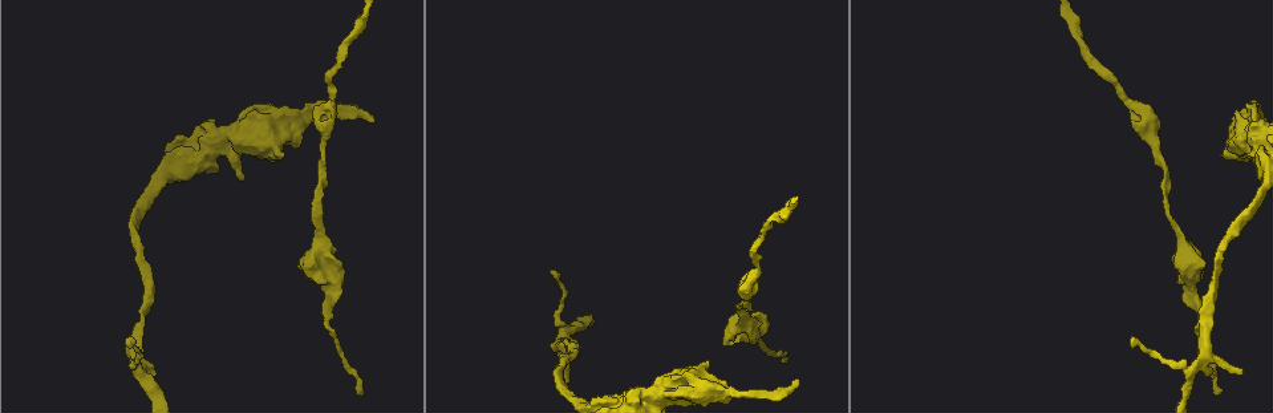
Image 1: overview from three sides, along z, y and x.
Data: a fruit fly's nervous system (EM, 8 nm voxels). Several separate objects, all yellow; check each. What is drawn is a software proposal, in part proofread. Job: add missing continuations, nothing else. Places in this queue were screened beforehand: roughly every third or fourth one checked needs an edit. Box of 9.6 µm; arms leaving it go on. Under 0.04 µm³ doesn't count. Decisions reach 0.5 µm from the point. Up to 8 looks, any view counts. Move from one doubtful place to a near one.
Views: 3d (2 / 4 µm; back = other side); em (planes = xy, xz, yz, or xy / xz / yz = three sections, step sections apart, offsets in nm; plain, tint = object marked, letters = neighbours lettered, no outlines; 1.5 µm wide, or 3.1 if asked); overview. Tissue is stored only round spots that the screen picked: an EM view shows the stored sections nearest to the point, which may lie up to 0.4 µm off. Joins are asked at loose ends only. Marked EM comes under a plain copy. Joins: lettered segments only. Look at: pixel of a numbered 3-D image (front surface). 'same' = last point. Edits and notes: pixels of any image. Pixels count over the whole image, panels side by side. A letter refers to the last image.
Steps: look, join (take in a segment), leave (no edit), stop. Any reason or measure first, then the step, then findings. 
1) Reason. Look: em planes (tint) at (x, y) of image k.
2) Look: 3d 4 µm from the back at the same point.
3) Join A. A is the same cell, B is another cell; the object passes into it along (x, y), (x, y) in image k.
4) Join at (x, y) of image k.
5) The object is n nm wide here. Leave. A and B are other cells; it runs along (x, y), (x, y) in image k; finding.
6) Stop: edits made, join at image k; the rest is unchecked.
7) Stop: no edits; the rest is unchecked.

An open end. Look: 3d 4 µm from the back at (1246, 102) of image 1.

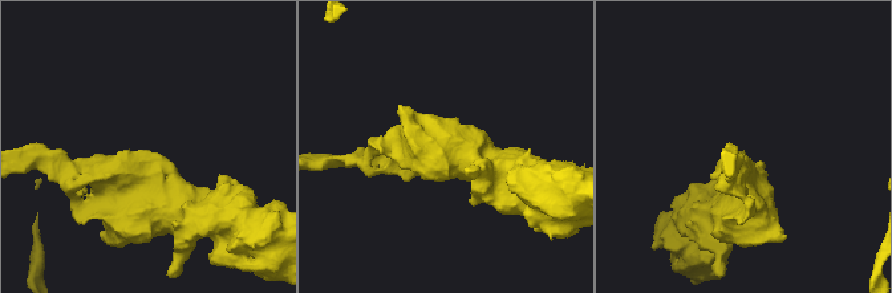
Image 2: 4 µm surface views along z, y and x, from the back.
Look: em xz step 4 (tint) at (741, 153) of image 2.

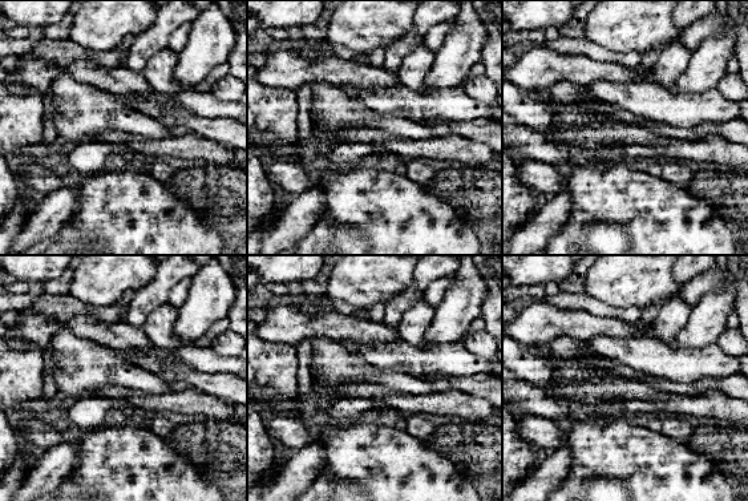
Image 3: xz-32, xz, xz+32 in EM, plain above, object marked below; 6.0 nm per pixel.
Look: em yz step 4 (letters) at the same point.

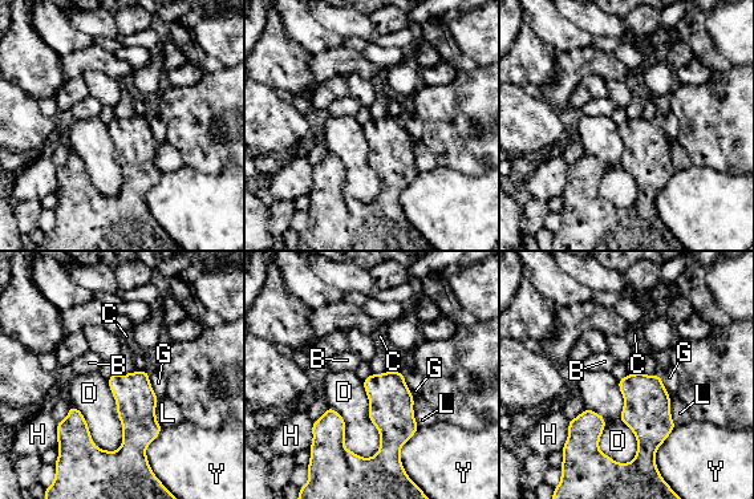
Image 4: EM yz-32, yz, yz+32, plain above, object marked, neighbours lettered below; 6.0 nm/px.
The longest contact is with D, 500 nm. Leave. B, C, D, G, H, L and Y are other cells; a border runs along (617, 381), (636, 439), (627, 463) in image 4; none of them fits.

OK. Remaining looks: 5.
Long arm stops here. Look: 3d 2 µm at (372, 123) of image 1.

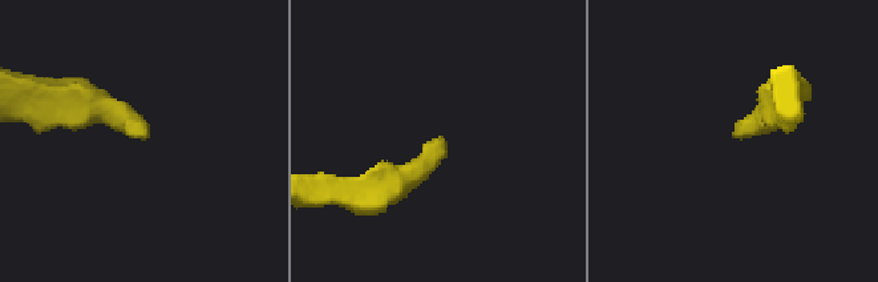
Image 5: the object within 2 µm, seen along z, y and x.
Look: em xy step 8 (tint) at (741, 137) of image 5.

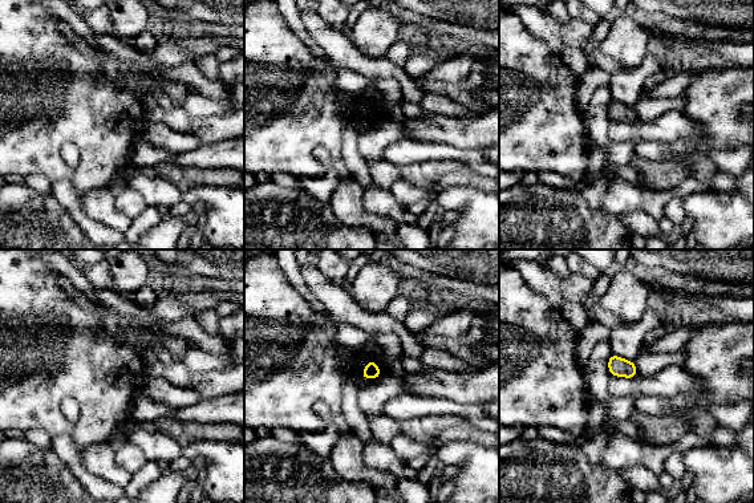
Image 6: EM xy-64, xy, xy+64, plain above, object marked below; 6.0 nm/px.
Cut it another way. Look: em planes (letters) at the same point.

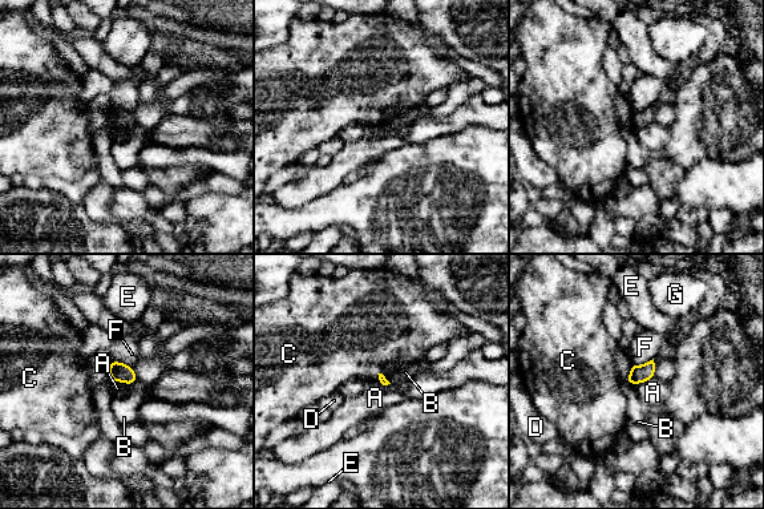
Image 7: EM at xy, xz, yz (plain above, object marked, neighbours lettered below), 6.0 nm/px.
Leave. A, B, C, D, E, F and G are other cells; a border runs along (112, 380), (130, 384) in image 7; no lettered segment goes on from it.

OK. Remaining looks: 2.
Thin end. Look: em planes (letters) at (1130, 340) of image 1.

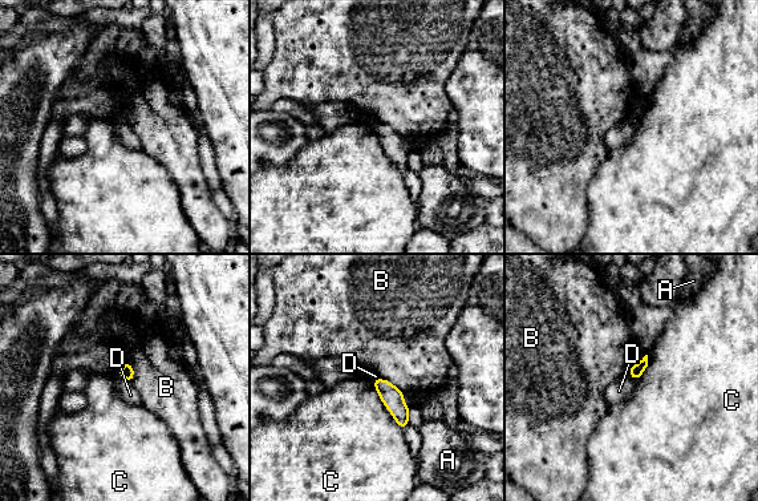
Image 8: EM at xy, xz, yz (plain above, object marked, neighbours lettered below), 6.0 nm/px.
The longest contact is with C, 360 nm. Leave. A, B, C and D are other cells; a border runs along (125, 362), (133, 368), (130, 382) in image 8; none of them fits.

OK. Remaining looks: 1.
Stop: no edits; the rest is unchecked.

